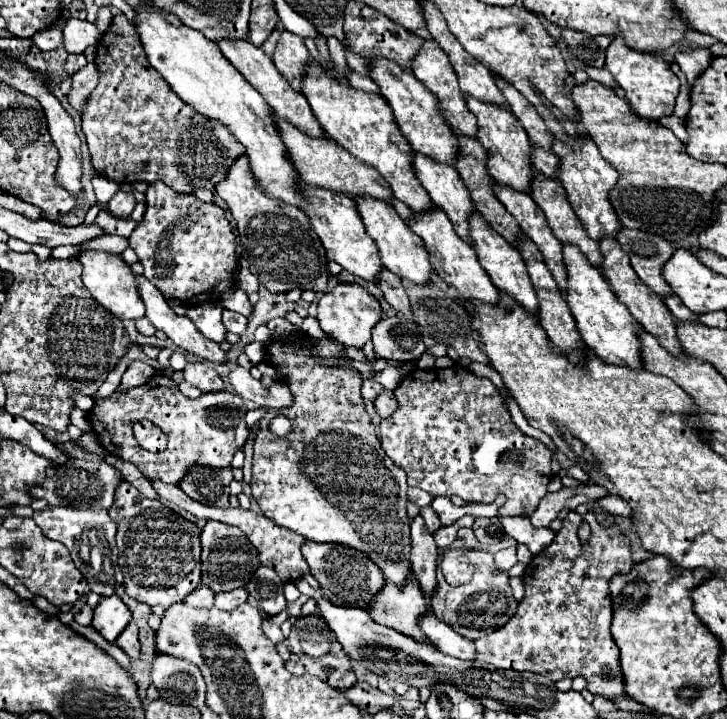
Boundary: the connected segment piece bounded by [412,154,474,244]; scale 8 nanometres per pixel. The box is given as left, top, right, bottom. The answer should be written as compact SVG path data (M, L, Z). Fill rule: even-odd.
M414 154L412 168L430 200L448 214L456 234L472 244L468 234L468 216L474 212L474 206L458 172L452 166L424 158L424 154Z

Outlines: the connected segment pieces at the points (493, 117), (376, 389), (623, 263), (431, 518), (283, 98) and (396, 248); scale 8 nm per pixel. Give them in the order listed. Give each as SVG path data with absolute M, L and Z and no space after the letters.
M466 94L464 100L466 100L468 110L478 120L476 140L480 140L480 144L484 146L484 150L488 154L486 168L488 168L488 174L492 176L492 180L496 184L510 186L510 188L514 188L518 192L528 192L530 194L530 182L532 182L532 174L534 174L534 166L530 162L530 148L532 146L530 146L528 134L520 126L520 120L508 108L492 106L488 102L480 102L478 98L472 98L470 94Z
M364 380L364 384L362 384L364 400L372 402L372 398L376 398L380 394L380 390L382 390L382 386L378 382L374 382L374 380Z
M604 238L598 244L600 244L600 252L604 256L604 262L600 264L600 270L602 270L604 280L610 284L612 292L616 294L616 298L620 302L624 302L624 306L630 310L630 314L636 318L636 322L640 322L644 326L644 330L650 332L660 342L660 346L664 346L674 356L682 354L684 350L682 350L680 342L676 340L676 326L674 326L676 318L664 306L664 300L656 292L648 290L648 286L644 286L644 282L640 282L640 278L636 278L636 272L632 270L630 262L628 262L628 254L622 252L620 244L614 238Z
M426 506L426 508L422 508L420 510L420 514L424 516L424 520L426 520L426 528L434 534L442 524L440 524L440 518L438 518L438 514L432 510L432 506Z
M218 38L216 40L218 48L222 50L222 54L232 62L232 66L236 66L236 70L264 96L264 100L268 102L268 106L284 120L292 122L294 126L298 126L302 132L308 132L310 136L314 138L324 138L324 130L320 128L318 120L312 116L312 110L310 110L310 104L306 102L304 94L302 92L294 92L292 86L288 84L288 80L276 70L274 62L270 56L266 56L260 48L252 46L248 42L248 38Z
M354 198L354 200L356 200L358 214L366 226L366 234L376 242L384 266L400 278L408 278L414 284L426 284L430 280L430 276L434 274L434 270L428 262L428 252L424 248L424 242L420 242L420 238L416 234L412 234L412 230L396 214L392 204L376 202L376 198Z

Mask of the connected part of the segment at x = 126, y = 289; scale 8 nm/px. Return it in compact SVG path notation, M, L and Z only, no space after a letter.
M82 250L76 258L84 266L84 272L82 272L84 286L102 306L108 306L108 310L122 320L136 320L136 318L144 316L146 308L138 294L136 276L134 276L132 268L124 262L122 254L112 254L112 252L104 252L104 250Z

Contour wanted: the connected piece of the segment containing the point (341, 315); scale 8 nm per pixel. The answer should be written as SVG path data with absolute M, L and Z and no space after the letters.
M340 282L336 288L326 292L320 298L320 304L318 304L320 328L326 334L332 334L332 338L336 338L336 342L340 342L344 346L362 348L366 342L370 342L370 332L378 324L380 318L382 318L380 302L374 296L370 296L366 292L366 288L362 288L362 286L354 284L354 282L352 284Z

